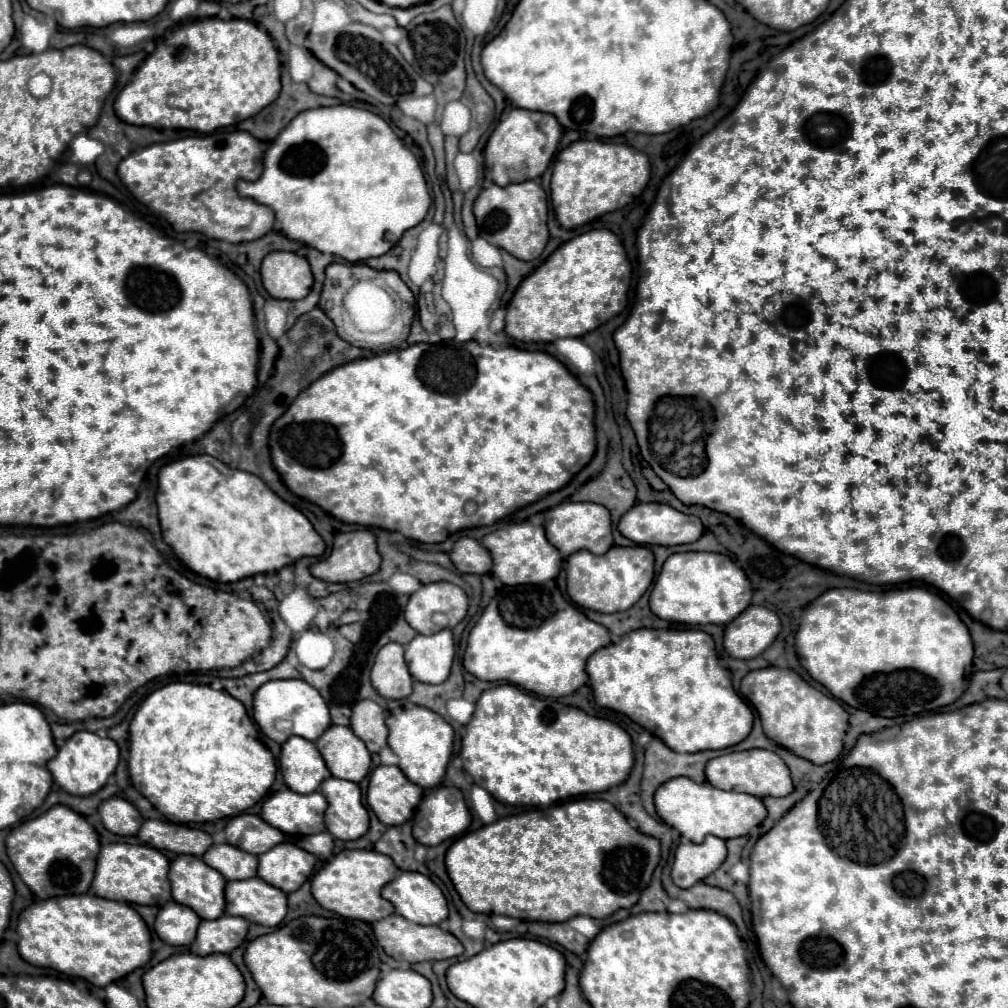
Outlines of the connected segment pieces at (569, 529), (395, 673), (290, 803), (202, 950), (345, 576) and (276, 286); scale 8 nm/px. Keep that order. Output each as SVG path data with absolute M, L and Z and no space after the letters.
M560 503L548 511L544 511L544 529L548 541L560 551L562 559L570 557L572 553L586 549L594 555L604 555L612 547L612 523L610 513L606 507L598 503Z
M396 643L384 645L372 667L372 687L384 699L404 699L412 693L412 675L404 661L404 647Z
M284 789L272 793L264 801L260 817L286 835L312 835L322 833L326 829L326 807L328 801L324 801L324 795L318 791L300 795L290 789Z
M222 915L214 921L202 921L196 931L196 953L212 955L212 953L230 953L240 947L248 933L248 921L242 917Z
M360 529L338 533L326 559L310 565L310 573L328 583L348 583L370 577L380 567L376 537L372 531Z
M272 251L264 257L262 285L274 299L304 299L314 283L310 265L304 257L288 251Z

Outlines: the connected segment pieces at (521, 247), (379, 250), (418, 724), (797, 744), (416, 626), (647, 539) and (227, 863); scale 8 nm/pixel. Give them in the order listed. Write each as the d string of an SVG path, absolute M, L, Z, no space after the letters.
M522 181L516 185L488 185L482 189L474 203L474 215L478 221L480 237L484 237L488 243L506 249L516 259L532 261L536 259L546 241L548 241L548 227L546 227L546 215L548 215L548 199L544 189L536 181Z
M352 105L316 107L298 113L268 145L260 179L238 181L236 189L242 197L268 205L276 215L280 233L288 239L342 257L350 263L388 253L404 231L426 217L432 203L422 169L412 151L406 149L380 115Z
M406 705L402 709L392 711L386 717L386 727L390 731L388 745L400 759L398 767L402 769L402 773L422 789L438 787L446 773L448 759L452 755L452 741L454 741L452 727L438 713L420 705Z
M778 667L750 671L742 679L740 691L756 707L764 733L780 747L808 759L814 765L830 763L840 755L842 739L848 729L848 713L836 699L812 689L794 671Z
M428 583L410 595L404 609L408 625L416 633L432 635L440 629L454 629L466 615L468 597L452 583Z
M636 503L618 521L618 531L636 545L682 545L702 537L704 527L698 517L684 515L664 503Z
M228 843L212 845L202 855L202 861L212 869L220 871L228 881L256 877L258 869L258 857L252 857L252 853L244 853L242 849L236 849Z

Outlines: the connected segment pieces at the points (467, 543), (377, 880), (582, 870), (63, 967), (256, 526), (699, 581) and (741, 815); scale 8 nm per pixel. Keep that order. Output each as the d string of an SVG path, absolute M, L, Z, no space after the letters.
M460 537L448 557L460 573L486 575L492 569L492 557L488 557L488 551L472 537Z
M344 849L334 855L312 879L312 895L320 903L320 907L338 913L346 919L358 919L366 923L374 923L394 913L390 901L380 897L380 889L392 881L396 875L396 865L392 865L390 857L384 857L376 851L364 849Z
M572 799L503 817L492 825L462 835L446 851L446 869L458 895L474 913L560 923L576 915L604 919L618 909L632 907L640 899L642 889L650 883L658 859L658 839L632 829L614 805L602 799Z
M68 895L34 901L20 913L16 933L20 935L18 953L24 961L56 969L70 977L82 977L96 987L106 987L108 983L122 979L126 973L142 967L150 959L150 933L142 917L126 903L100 899L96 895Z
M192 455L164 465L158 473L157 491L156 506L164 541L194 573L212 581L232 583L258 573L274 573L302 557L318 557L326 549L312 523L268 489L260 477L240 469L230 469L216 457Z
M674 553L664 561L650 591L650 609L666 621L684 625L726 625L736 619L752 599L752 585L742 569L720 553Z
M676 777L660 785L660 789L654 793L654 803L658 817L662 817L670 827L678 829L680 835L690 841L704 841L706 835L716 835L720 839L742 837L766 817L766 807L758 797L738 791L722 791L710 783L700 785L688 777Z

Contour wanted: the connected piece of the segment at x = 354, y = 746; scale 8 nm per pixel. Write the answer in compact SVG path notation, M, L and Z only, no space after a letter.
M330 725L316 741L330 773L338 779L360 783L370 771L370 753L350 727Z

